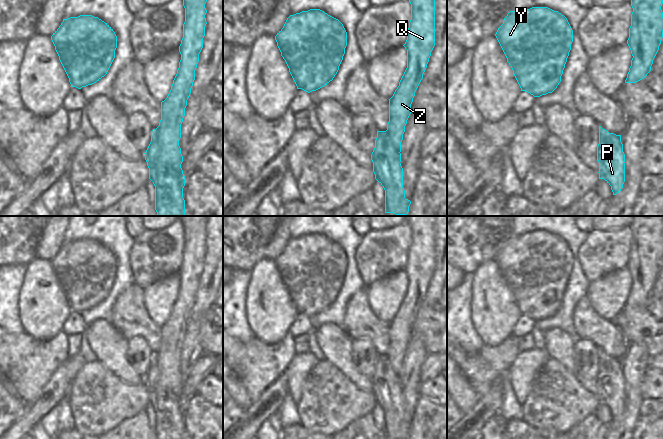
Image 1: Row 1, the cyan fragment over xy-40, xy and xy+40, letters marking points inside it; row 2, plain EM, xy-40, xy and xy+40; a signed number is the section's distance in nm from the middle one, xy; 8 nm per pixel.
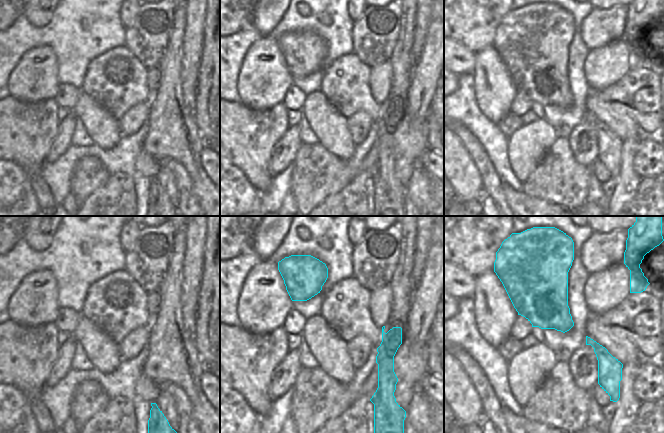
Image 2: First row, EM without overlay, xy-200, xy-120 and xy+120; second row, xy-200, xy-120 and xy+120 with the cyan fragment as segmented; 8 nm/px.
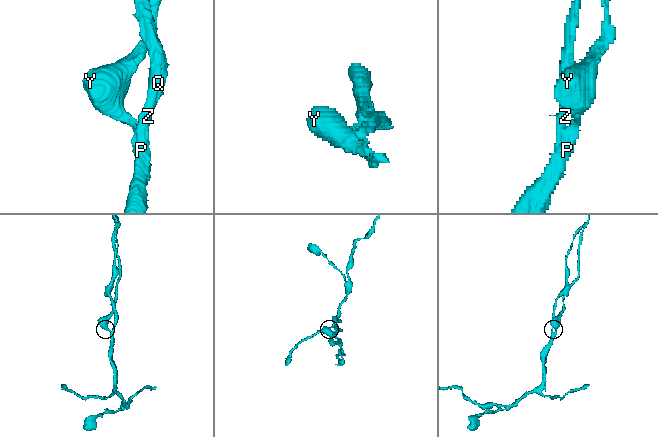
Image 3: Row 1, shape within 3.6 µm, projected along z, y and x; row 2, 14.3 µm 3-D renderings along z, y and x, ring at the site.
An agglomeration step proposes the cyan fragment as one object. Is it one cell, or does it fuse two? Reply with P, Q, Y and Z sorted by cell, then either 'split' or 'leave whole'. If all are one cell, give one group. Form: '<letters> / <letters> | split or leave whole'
P Q Z / Y | split

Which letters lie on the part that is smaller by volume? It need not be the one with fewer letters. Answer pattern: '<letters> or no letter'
Y

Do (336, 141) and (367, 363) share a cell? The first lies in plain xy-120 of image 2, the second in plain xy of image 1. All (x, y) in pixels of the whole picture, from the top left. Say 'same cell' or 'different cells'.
different cells

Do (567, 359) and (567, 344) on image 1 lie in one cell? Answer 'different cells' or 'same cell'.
same cell

